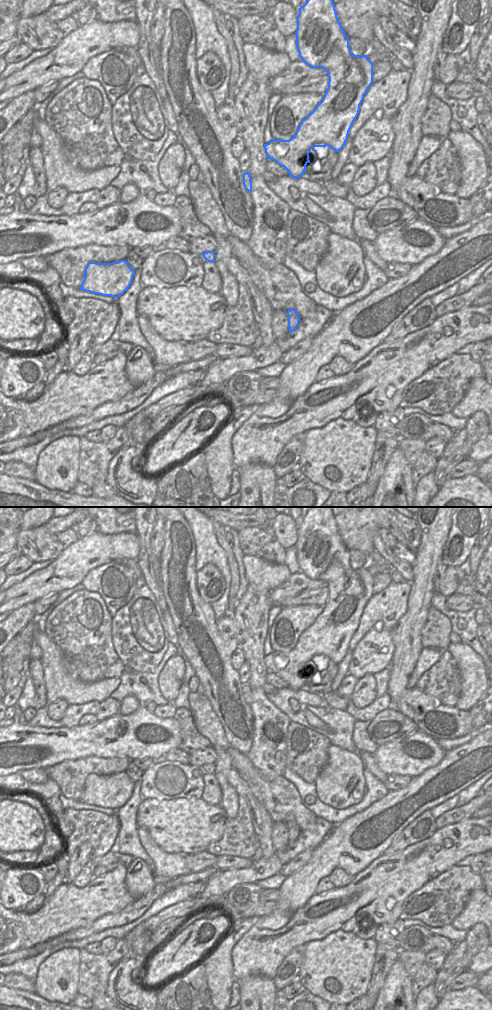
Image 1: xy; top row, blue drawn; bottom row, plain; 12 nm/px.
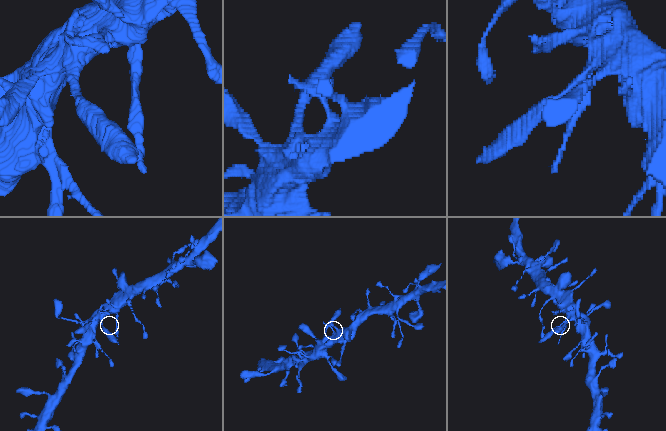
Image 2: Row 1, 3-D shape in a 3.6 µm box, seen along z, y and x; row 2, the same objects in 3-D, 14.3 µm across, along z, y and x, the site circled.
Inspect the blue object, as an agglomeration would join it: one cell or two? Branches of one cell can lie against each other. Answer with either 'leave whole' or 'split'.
leave whole

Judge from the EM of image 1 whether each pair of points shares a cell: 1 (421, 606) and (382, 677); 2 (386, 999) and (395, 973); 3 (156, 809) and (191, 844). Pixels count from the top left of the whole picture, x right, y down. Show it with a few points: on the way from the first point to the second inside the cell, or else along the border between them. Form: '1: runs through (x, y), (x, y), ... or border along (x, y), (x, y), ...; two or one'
1: border along (392, 662), (386, 688); two
2: runs through (392, 993), (395, 990), (395, 979); one
3: runs through (165, 818), (182, 835); one

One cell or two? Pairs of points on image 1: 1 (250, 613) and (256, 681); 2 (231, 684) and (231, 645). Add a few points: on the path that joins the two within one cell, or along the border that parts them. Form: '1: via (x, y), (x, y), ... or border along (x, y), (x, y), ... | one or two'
1: via (250, 630), (250, 639), (253, 645), (256, 664) | one
2: via (225, 674), (225, 655) | one

